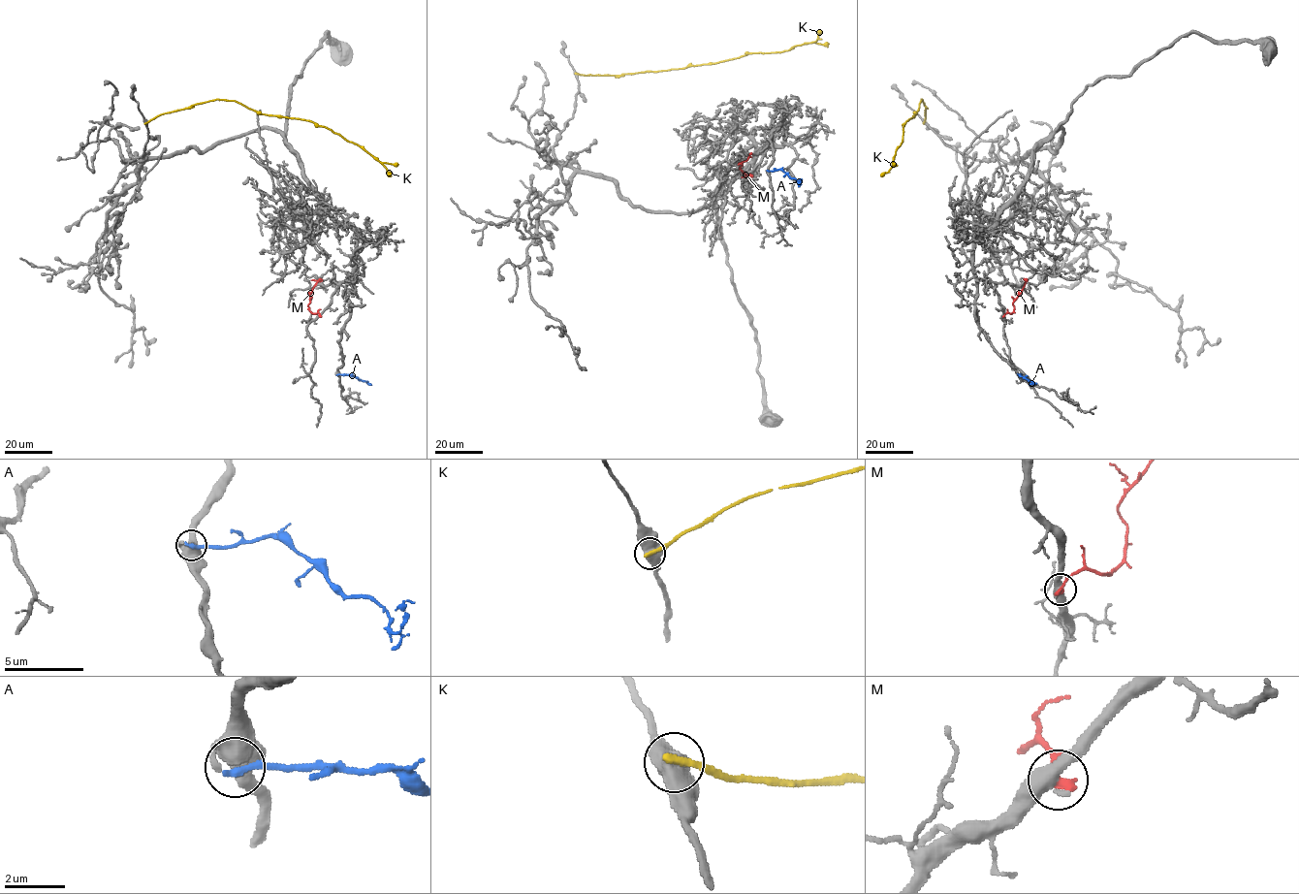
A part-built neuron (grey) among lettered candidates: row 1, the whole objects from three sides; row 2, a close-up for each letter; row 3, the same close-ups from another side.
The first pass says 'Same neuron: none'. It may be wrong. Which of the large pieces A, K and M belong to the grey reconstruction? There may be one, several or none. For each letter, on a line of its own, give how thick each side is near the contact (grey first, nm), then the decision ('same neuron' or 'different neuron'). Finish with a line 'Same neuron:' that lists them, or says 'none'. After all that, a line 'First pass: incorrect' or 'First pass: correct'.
A: 460/280 nm | same neuron
K: 550/240 nm | different neuron
M: 440/360 nm | different neuron
Same neuron: A
First pass: incorrect

